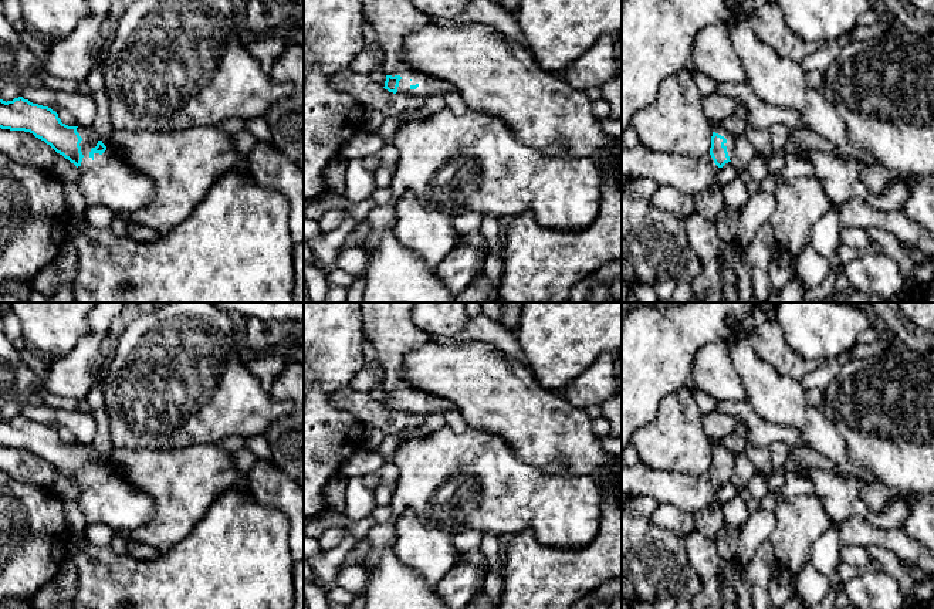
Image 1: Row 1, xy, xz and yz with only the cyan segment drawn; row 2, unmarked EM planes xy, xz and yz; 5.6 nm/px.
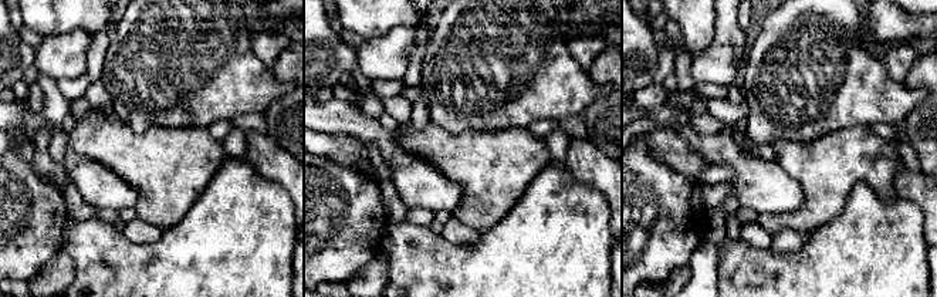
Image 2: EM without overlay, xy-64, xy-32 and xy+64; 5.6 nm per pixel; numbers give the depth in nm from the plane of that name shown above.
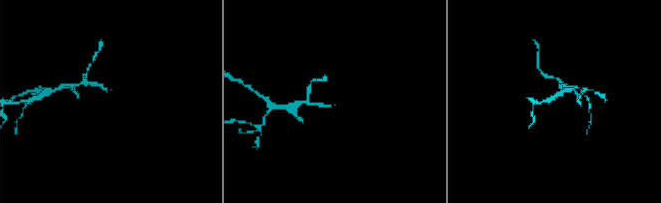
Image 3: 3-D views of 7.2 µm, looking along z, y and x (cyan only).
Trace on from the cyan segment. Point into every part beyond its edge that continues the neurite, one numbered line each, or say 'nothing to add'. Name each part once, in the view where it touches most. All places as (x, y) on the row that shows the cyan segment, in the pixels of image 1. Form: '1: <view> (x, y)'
1: xy (110, 180)

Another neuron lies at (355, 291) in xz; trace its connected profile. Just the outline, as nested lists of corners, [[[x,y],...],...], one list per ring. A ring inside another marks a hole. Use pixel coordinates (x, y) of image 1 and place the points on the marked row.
[[[365,271],[346,290],[346,302],[363,302]]]

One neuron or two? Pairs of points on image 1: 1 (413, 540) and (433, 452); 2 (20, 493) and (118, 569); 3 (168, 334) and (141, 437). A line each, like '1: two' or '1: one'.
1: two
2: two
3: one

